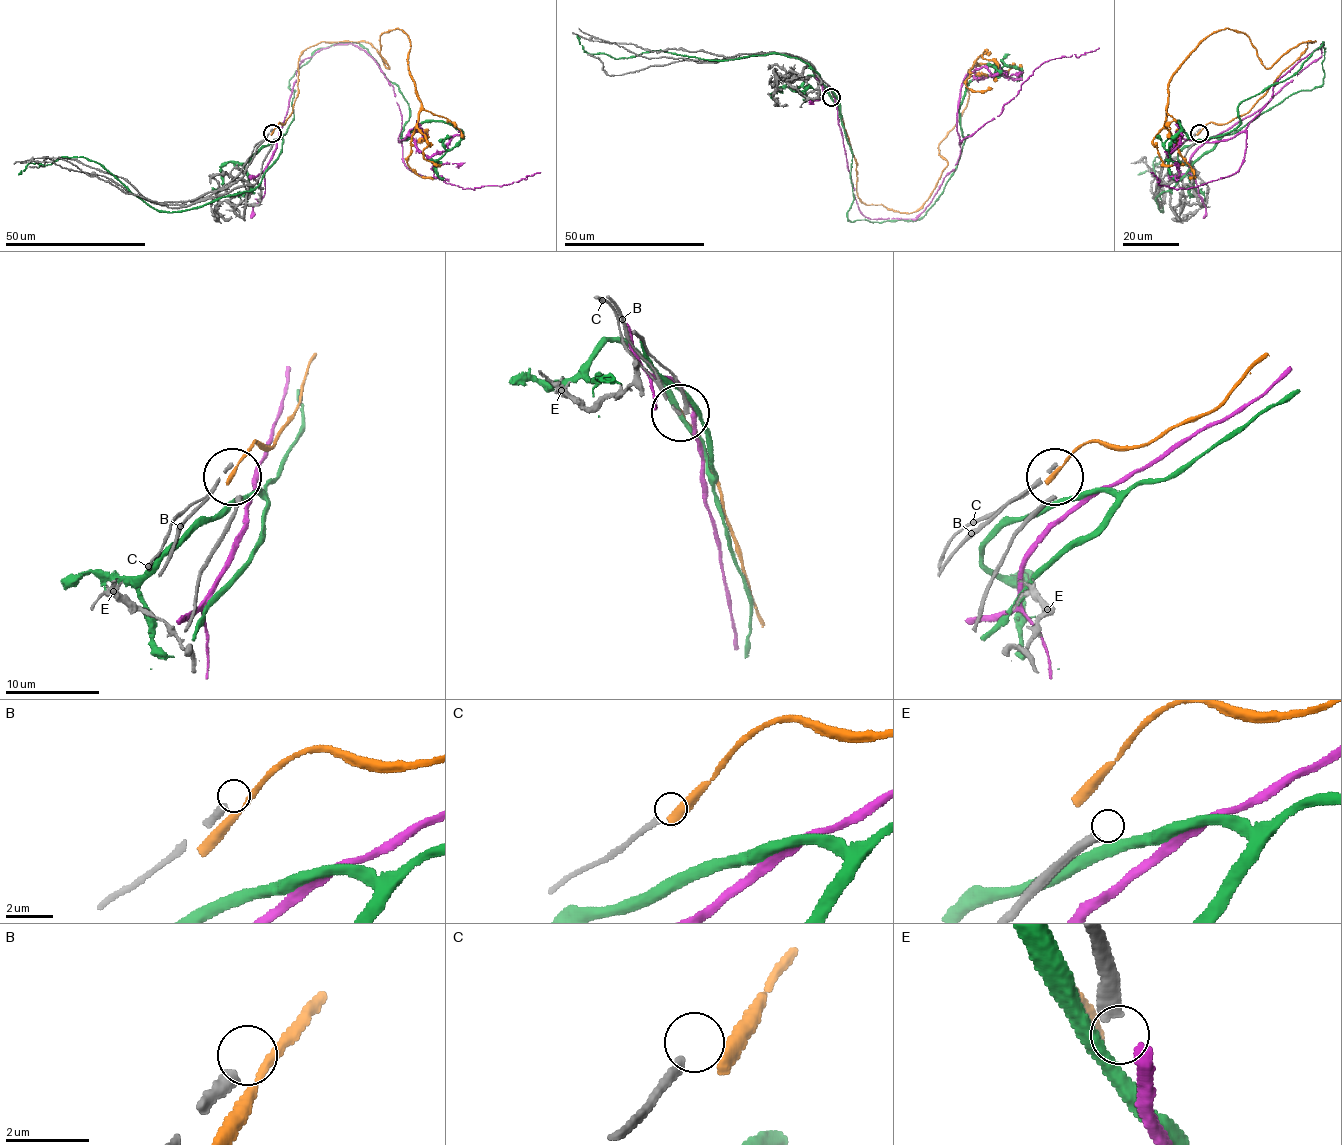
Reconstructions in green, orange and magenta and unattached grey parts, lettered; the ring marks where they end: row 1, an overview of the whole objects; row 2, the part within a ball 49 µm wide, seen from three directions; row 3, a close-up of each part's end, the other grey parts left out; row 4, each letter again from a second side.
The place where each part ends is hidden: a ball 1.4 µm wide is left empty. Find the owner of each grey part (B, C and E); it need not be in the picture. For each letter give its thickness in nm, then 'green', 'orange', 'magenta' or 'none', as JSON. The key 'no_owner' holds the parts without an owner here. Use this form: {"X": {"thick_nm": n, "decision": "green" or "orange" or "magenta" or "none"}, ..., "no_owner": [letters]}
{"B": {"thick_nm": 320, "decision": "none"}, "C": {"thick_nm": 200, "decision": "none"}, "E": {"thick_nm": 440, "decision": "none"}, "no_owner": ["B", "C", "E"]}

